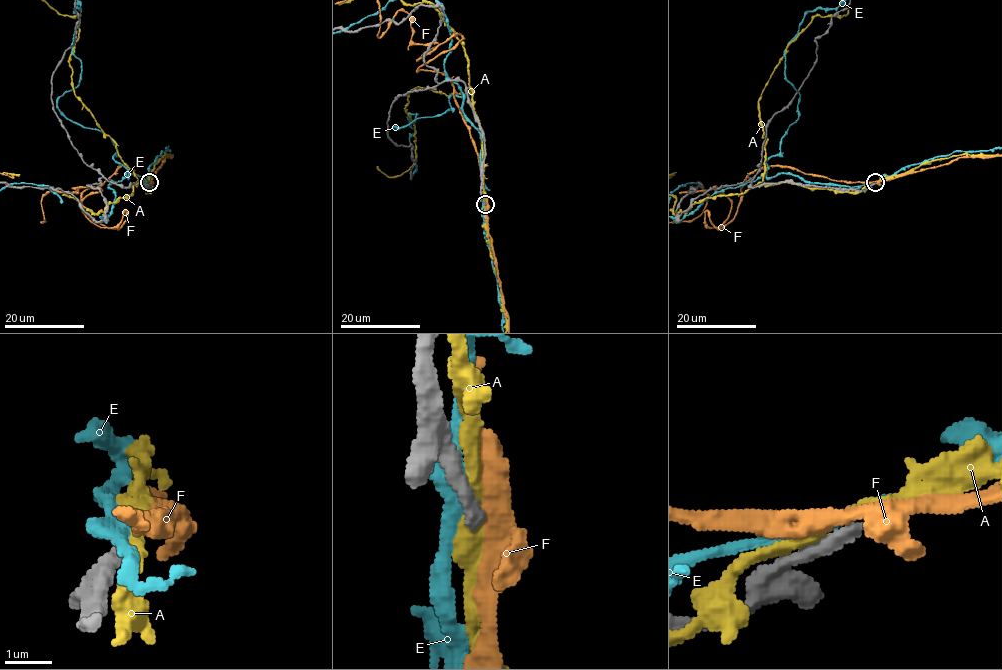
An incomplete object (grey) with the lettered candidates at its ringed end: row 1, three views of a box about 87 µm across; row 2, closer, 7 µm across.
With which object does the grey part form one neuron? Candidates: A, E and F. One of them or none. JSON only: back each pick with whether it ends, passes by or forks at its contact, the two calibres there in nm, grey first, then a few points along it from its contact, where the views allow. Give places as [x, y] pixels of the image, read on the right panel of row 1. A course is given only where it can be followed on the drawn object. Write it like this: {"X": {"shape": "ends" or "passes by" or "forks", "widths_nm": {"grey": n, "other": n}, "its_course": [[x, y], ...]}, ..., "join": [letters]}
{"join": []}

